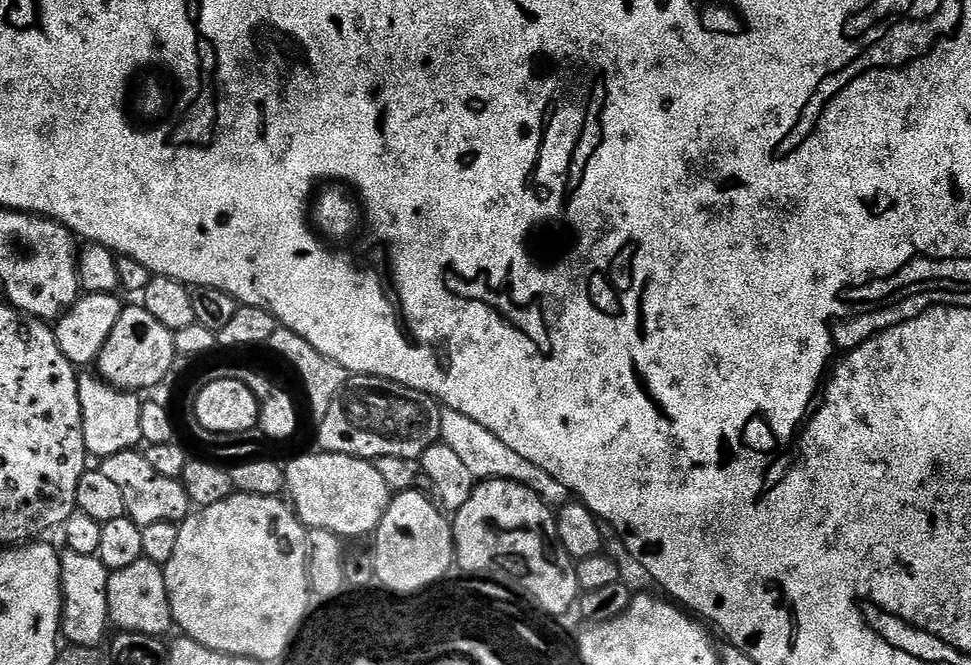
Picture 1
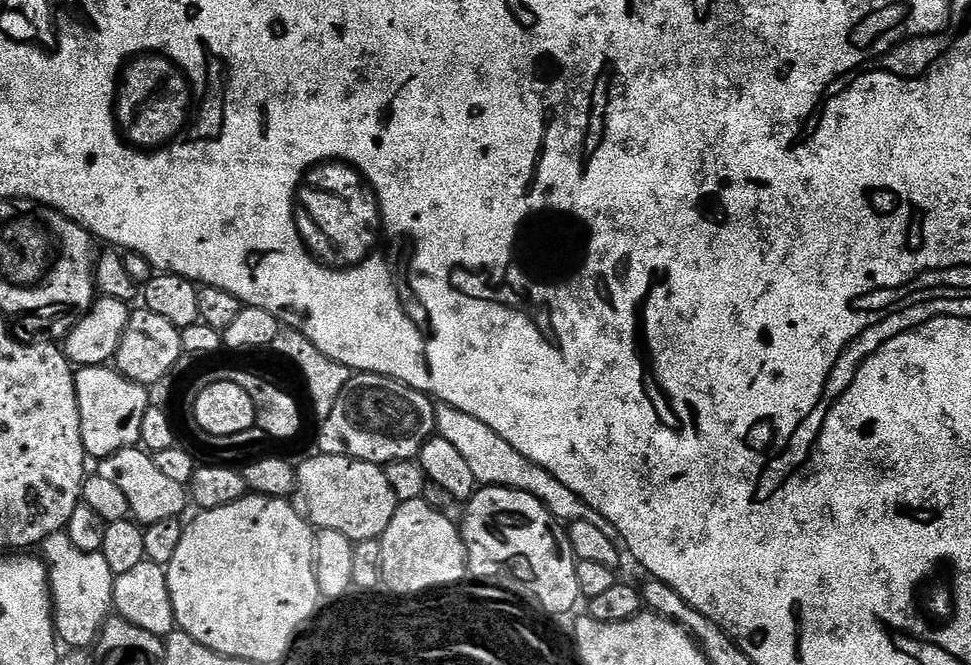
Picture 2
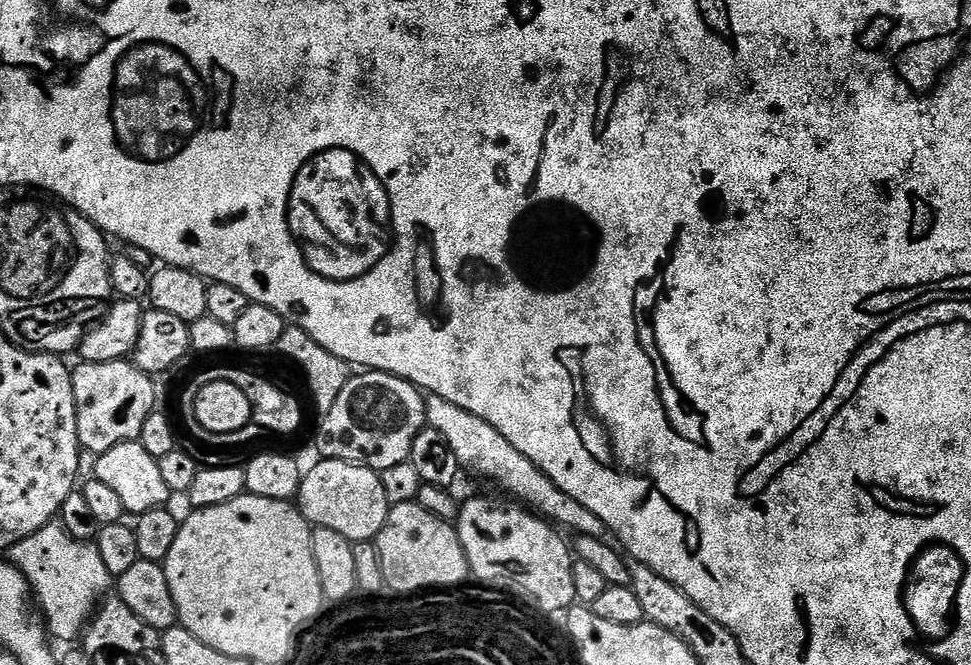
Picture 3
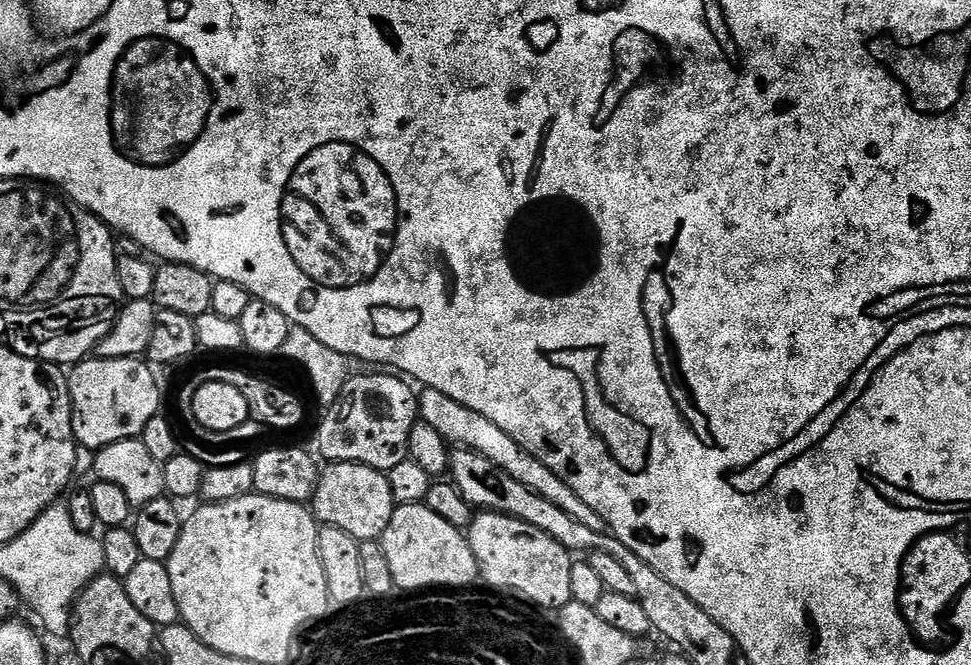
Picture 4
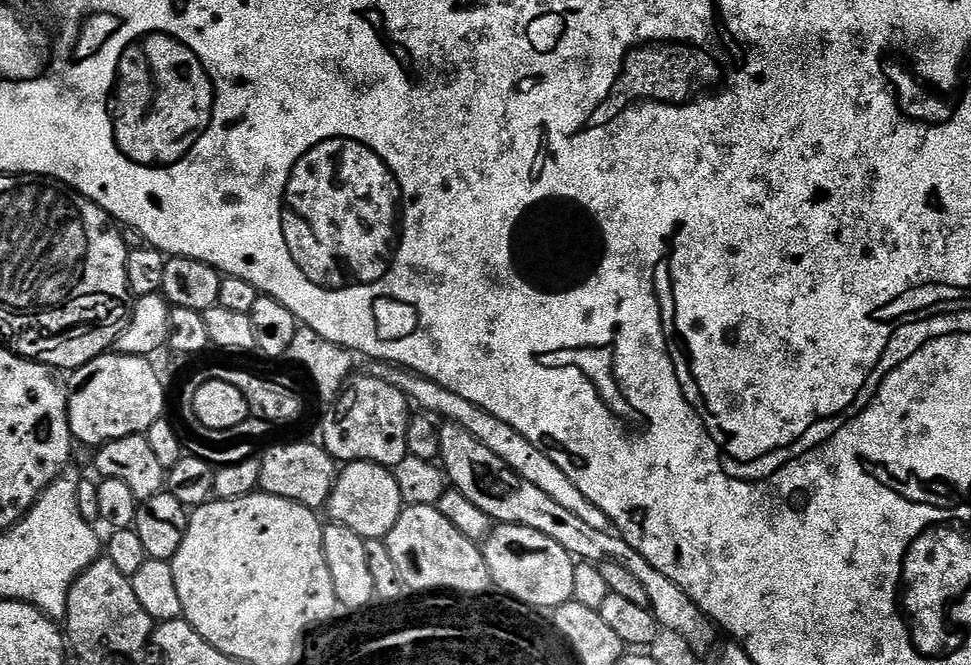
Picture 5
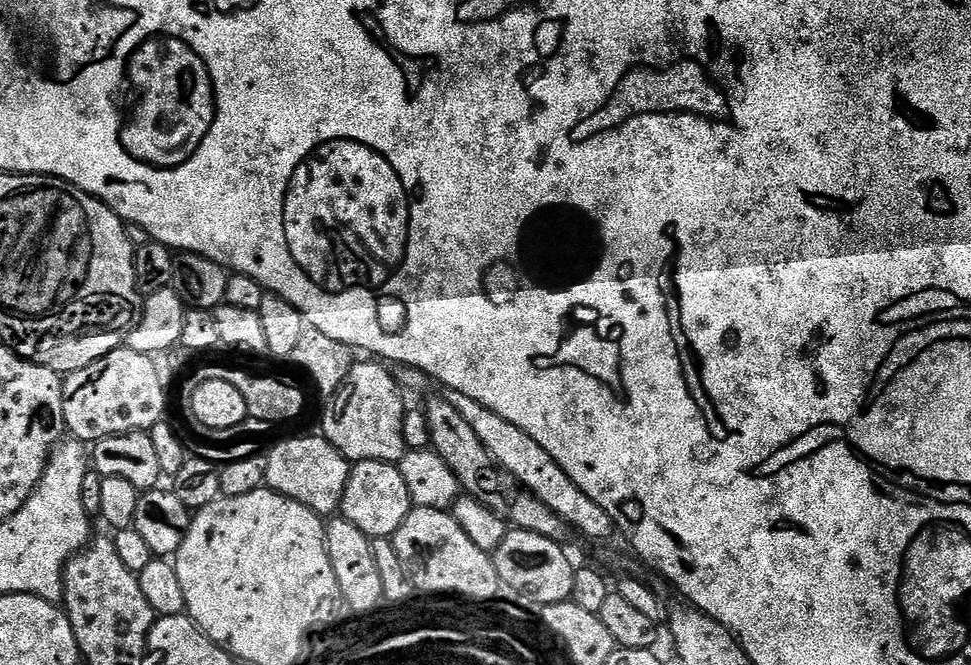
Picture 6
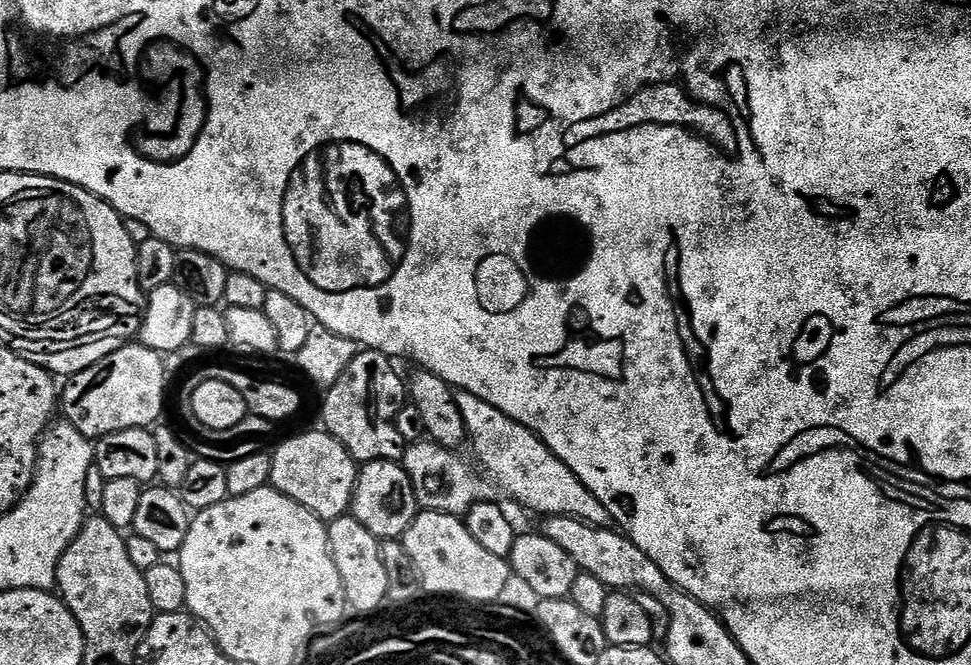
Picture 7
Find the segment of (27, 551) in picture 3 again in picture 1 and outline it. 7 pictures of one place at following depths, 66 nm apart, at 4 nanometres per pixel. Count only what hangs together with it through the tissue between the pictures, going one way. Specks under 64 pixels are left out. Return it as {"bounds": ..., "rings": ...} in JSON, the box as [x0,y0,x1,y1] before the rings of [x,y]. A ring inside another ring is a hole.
{"bounds":[60,551,110,648],"rings":[[[65,551],[60,558],[60,587],[64,593],[64,606],[60,618],[63,639],[69,645],[77,648],[100,648],[109,635],[110,621],[108,618],[108,577],[110,573],[98,557],[87,556],[86,554],[74,554]]]}

